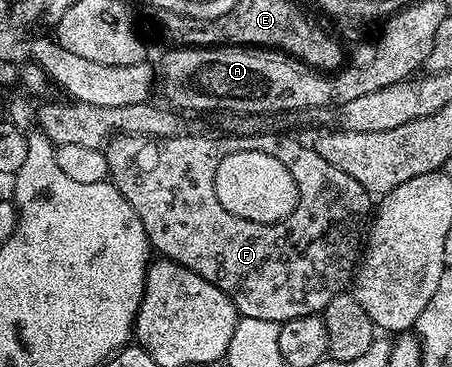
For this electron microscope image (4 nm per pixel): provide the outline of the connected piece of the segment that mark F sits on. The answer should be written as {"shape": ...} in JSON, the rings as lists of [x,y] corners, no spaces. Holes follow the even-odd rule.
{"shape":[[[192,133],[176,135],[170,139],[154,139],[147,135],[117,135],[111,142],[105,144],[103,150],[109,166],[109,179],[119,189],[119,193],[123,193],[123,197],[127,197],[127,201],[131,205],[131,209],[135,209],[139,221],[143,221],[143,229],[149,238],[150,248],[158,256],[175,261],[179,265],[199,273],[199,277],[211,281],[211,285],[215,285],[220,291],[227,293],[227,297],[235,305],[240,318],[259,317],[259,321],[275,321],[282,324],[291,321],[295,317],[307,317],[308,315],[324,312],[325,307],[331,301],[331,297],[342,294],[350,286],[355,268],[359,262],[359,252],[363,247],[363,232],[366,230],[367,220],[371,215],[371,203],[369,207],[371,195],[368,191],[365,191],[363,185],[355,181],[355,178],[349,177],[347,173],[343,173],[342,170],[329,165],[312,146],[303,147],[299,142],[288,139],[285,135],[281,135],[276,139],[275,136],[269,134],[254,133],[244,137],[221,137],[225,139],[212,139],[209,135],[192,135]],[[251,147],[265,149],[267,153],[271,153],[271,157],[279,157],[283,163],[287,163],[289,165],[289,177],[295,185],[295,203],[293,203],[291,211],[283,217],[273,219],[273,221],[247,221],[247,219],[235,217],[229,211],[225,211],[221,201],[219,201],[219,193],[217,193],[217,157],[225,157],[229,151],[251,149]]]}

